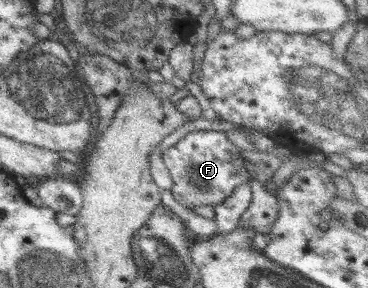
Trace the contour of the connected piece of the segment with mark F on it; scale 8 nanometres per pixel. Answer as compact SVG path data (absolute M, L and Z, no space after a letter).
M191 131L186 133L162 153L162 163L170 173L173 185L170 191L182 206L215 206L225 201L238 185L250 179L243 166L239 150L233 146L222 131Z

